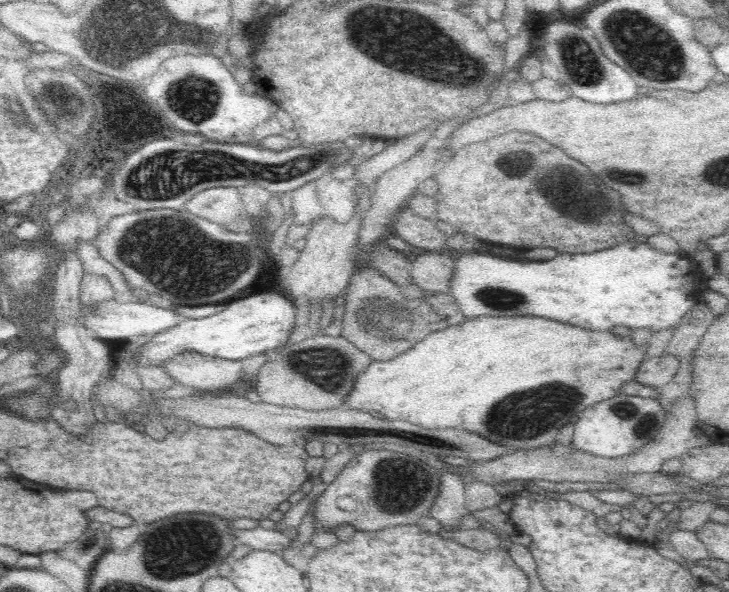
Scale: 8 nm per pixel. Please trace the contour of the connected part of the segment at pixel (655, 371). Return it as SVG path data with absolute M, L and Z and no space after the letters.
M664 354L657 358L646 357L646 360L640 364L634 381L659 389L669 384L672 378L676 376L680 361L678 357L670 357Z

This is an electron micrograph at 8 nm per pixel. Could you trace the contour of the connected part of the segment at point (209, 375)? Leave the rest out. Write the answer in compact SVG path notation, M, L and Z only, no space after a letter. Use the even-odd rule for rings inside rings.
M183 351L160 367L175 382L195 390L220 390L243 376L243 362Z

